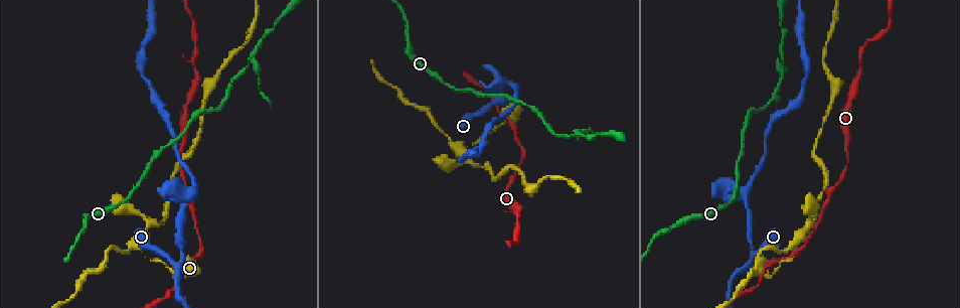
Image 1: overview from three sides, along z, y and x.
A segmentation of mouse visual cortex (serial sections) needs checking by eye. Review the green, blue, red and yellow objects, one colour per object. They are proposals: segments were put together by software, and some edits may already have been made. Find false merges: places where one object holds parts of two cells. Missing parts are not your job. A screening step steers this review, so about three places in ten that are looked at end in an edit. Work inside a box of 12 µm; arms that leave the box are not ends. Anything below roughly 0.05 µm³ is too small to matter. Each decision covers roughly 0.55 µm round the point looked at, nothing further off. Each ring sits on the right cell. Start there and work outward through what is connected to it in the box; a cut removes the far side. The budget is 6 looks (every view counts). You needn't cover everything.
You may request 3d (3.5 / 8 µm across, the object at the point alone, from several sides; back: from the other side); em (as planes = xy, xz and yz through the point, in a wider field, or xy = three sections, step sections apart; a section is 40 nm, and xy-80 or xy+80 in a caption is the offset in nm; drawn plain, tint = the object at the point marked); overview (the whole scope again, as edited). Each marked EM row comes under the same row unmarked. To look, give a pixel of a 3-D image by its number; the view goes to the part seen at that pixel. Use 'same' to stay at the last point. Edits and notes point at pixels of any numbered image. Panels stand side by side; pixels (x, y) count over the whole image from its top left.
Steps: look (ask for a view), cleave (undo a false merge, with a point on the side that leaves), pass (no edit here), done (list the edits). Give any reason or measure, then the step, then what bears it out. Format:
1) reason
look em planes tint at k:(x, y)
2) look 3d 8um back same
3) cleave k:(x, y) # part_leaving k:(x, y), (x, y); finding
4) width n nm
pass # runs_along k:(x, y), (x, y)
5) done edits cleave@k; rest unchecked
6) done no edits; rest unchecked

small branch off a trunk
look 3d 3.5um at 1:(134, 244)

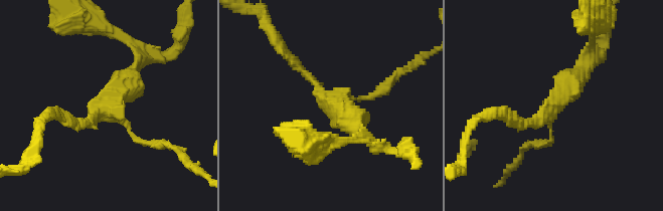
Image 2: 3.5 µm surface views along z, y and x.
pass # runs_along 2:(543, 143), (551, 137), (553, 102), (593, 59); all the same cell

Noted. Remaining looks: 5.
sharp bend
look 3d 3.5um at 1:(176, 266)

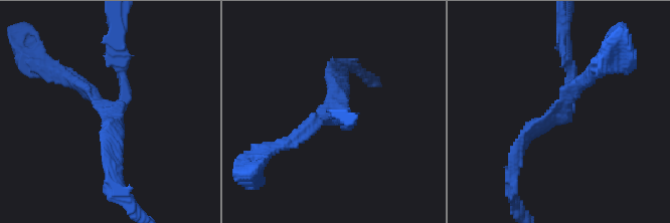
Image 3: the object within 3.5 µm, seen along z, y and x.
arms 3; arm_widths 150, 200, 200 nm
look em xy step 2 tint at 3:(559, 112)

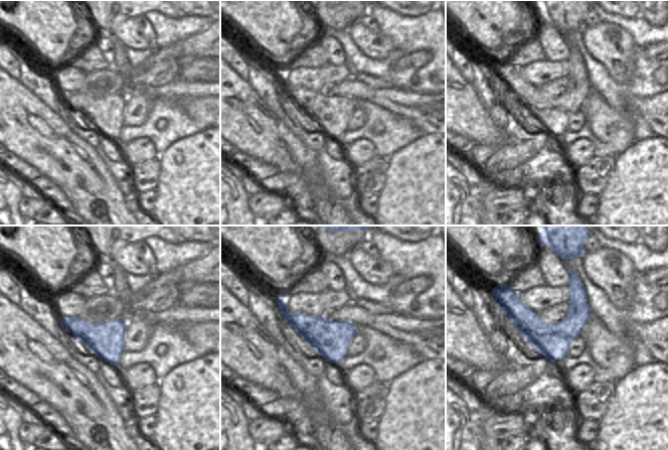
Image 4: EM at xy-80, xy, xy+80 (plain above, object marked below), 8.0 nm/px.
another direction
look em xy step 5 tint same

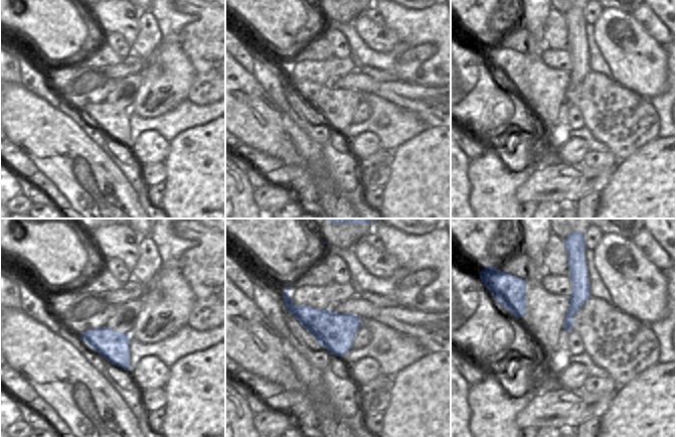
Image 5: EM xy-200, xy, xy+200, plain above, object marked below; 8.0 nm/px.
pass # runs_along 5:(572, 270), (577, 300), (566, 328); one cell here

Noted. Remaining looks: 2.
done no edits; rest unchecked

